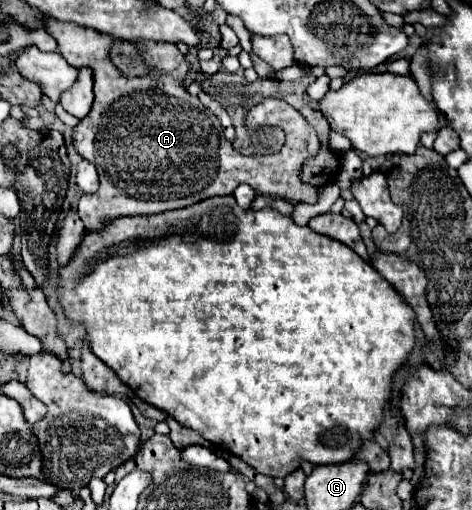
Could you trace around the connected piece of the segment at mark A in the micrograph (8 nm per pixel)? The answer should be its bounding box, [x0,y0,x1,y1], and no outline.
[42,17,320,229]

